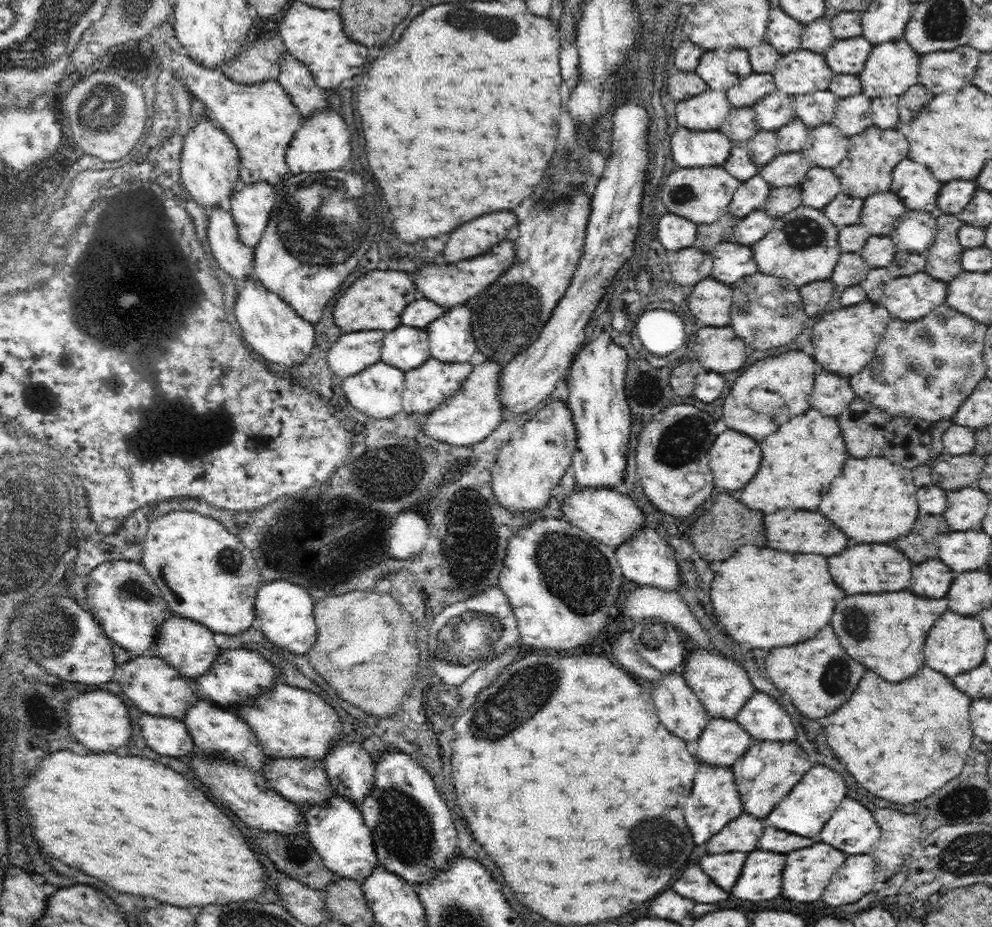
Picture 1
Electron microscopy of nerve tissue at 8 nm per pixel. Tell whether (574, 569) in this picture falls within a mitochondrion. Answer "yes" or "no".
yes

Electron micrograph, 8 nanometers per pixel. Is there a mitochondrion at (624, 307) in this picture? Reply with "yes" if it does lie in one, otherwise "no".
no

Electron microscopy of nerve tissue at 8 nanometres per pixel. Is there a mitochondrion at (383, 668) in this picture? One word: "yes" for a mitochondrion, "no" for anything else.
no

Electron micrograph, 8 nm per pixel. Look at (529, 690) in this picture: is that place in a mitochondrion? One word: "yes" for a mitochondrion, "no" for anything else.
yes

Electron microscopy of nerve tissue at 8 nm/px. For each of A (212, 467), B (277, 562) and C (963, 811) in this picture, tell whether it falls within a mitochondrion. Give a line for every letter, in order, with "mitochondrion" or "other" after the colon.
A: other
B: other
C: mitochondrion

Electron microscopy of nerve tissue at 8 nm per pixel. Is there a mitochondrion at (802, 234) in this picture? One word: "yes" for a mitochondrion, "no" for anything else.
yes

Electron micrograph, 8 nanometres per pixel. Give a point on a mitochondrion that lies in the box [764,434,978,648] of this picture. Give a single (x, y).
(855, 622)

